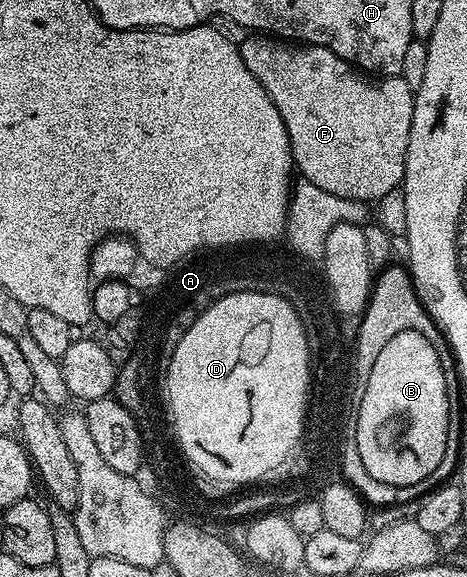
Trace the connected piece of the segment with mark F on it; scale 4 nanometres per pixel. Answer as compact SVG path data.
M248 35L245 41L239 42L239 47L242 63L246 63L246 67L250 67L250 71L256 76L258 83L262 83L266 95L270 95L274 107L278 107L278 115L282 115L282 123L286 127L286 135L290 139L290 147L292 148L292 164L295 172L303 180L322 187L322 191L330 191L334 195L342 195L346 199L358 199L369 203L375 203L380 200L382 195L401 188L404 180L404 168L406 167L406 147L410 143L410 119L414 115L414 91L406 83L404 77L373 79L371 76L357 71L341 57L334 55L334 51L330 51L326 47L303 43L292 44L272 35Z

